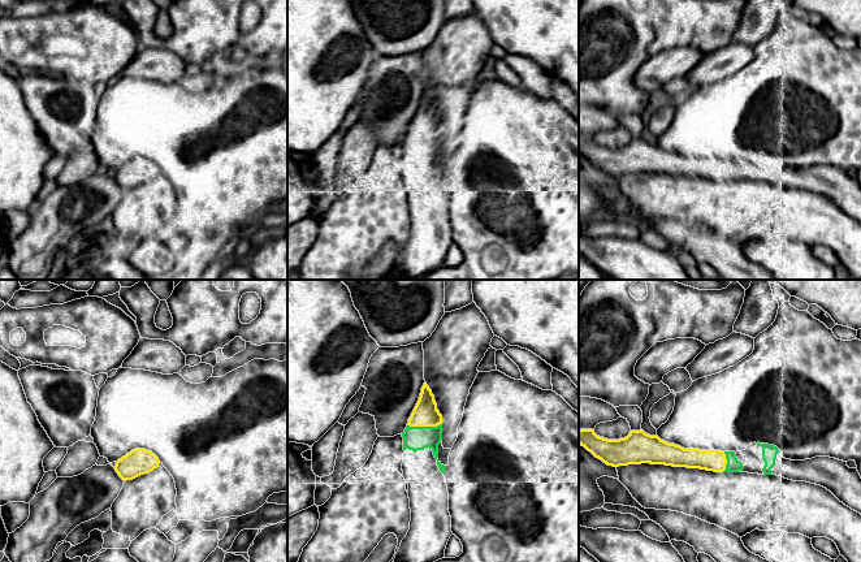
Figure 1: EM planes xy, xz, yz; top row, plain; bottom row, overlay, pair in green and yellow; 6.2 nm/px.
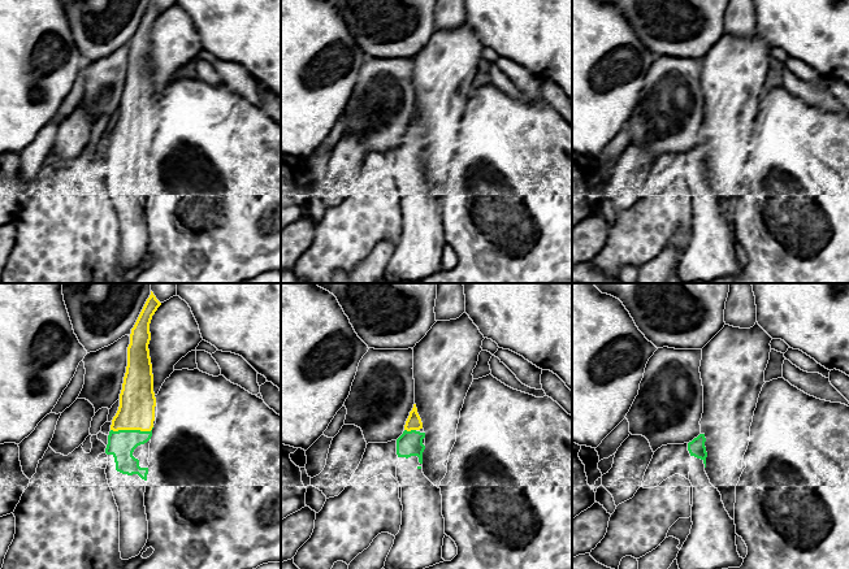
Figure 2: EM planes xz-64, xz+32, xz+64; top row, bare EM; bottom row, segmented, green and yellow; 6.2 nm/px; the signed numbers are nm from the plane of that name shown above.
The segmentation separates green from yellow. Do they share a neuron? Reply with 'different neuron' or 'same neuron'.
same neuron

